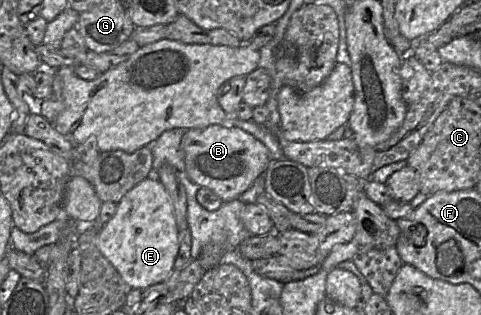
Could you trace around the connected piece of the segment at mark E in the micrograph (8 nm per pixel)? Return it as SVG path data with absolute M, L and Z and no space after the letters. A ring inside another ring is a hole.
M158 175L141 181L117 203L115 215L98 231L97 247L132 289L145 290L169 277L179 251L179 229L171 197Z

